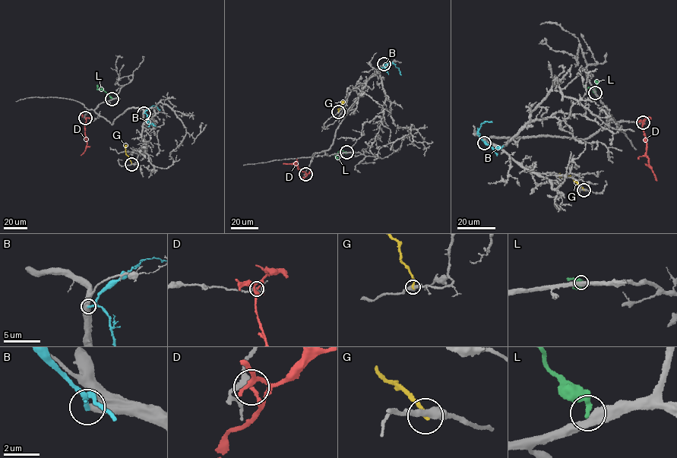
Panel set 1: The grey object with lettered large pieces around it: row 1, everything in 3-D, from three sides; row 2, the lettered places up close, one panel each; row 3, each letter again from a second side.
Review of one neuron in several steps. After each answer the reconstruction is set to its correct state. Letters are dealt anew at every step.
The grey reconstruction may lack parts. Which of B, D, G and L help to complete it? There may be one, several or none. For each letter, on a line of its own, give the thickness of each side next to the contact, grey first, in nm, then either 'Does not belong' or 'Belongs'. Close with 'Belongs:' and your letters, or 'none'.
B: Thickness 420 nm (grey) against 150 nm. Does not belong
D: Thickness 240 nm (grey) against 140 nm. Does not belong
G: Thickness 400 nm (grey) against 220 nm. Does not belong
L: Thickness 500 nm (grey) against 300 nm. Does not belong
Belongs: none

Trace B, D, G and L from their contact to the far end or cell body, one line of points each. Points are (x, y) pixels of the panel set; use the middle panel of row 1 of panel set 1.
B: (384, 64), (393, 63), (399, 68), (400, 75)
D: (305, 174), (293, 163), (283, 164)
G: (338, 112), (344, 102)
L: (346, 152), (339, 150), (335, 155), (337, 157)

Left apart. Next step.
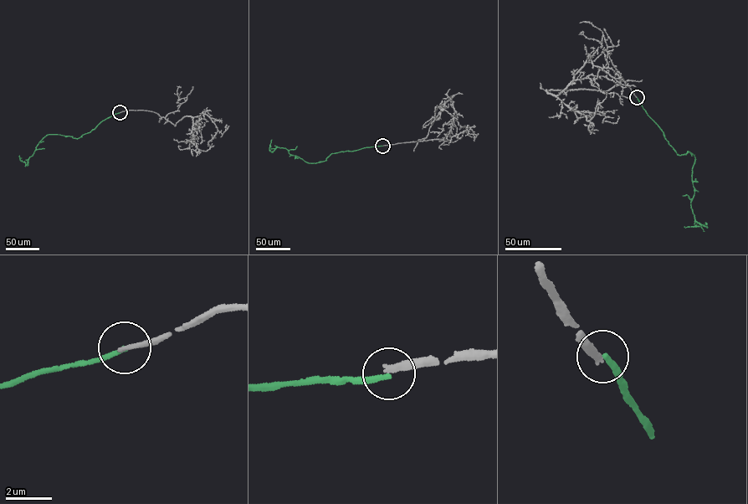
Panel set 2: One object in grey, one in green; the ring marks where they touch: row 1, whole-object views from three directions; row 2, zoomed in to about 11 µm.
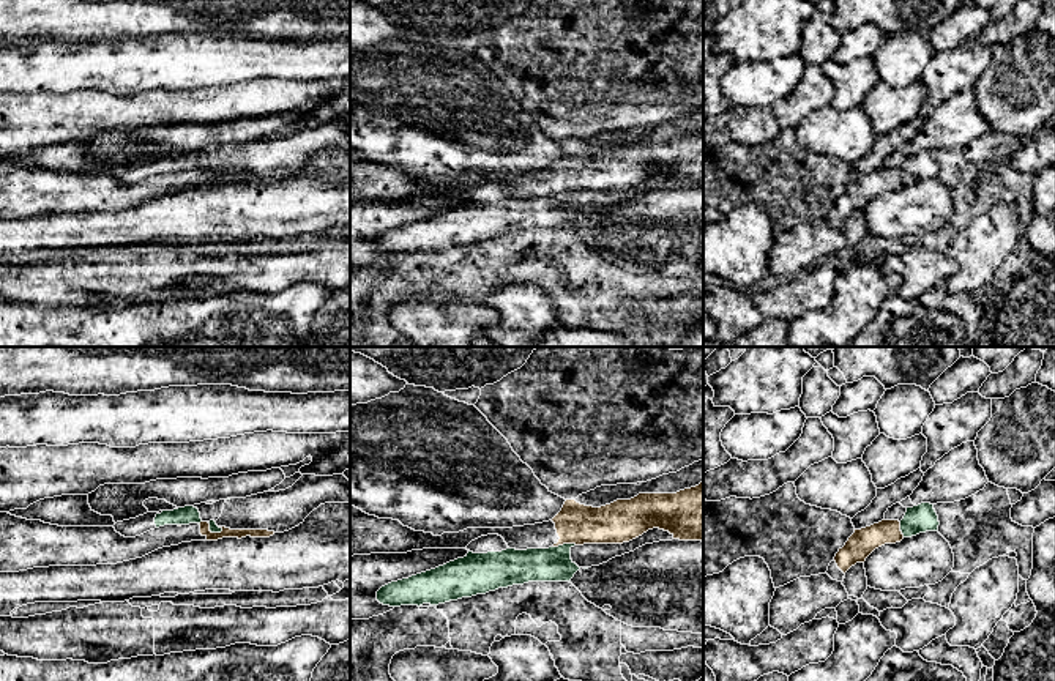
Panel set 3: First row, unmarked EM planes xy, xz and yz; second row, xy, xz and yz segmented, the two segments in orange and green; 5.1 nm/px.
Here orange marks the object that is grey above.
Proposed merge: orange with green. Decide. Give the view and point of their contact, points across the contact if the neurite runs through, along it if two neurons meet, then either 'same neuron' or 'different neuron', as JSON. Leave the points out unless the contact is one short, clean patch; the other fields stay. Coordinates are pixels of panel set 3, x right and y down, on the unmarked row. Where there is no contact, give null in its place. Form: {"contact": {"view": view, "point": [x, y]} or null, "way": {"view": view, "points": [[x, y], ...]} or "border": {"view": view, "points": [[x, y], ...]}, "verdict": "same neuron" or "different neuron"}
{"contact": {"view": "xz", "point": [563, 189]}, "border": {"view": "xz", "points": [[576, 191], [552, 194]]}, "verdict": "different neuron"}

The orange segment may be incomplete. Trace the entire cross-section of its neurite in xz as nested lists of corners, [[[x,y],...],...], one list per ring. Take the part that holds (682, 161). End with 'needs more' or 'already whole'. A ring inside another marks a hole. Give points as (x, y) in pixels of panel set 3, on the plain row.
[[[703,129],[677,140],[639,140],[601,154],[566,147],[549,169],[513,175],[467,175],[442,183],[415,178],[399,167],[378,166],[350,151],[350,203],[467,195],[472,188],[487,181],[501,183],[516,197],[563,191],[623,191],[653,175],[669,178],[673,186],[703,189]]] | needs more

